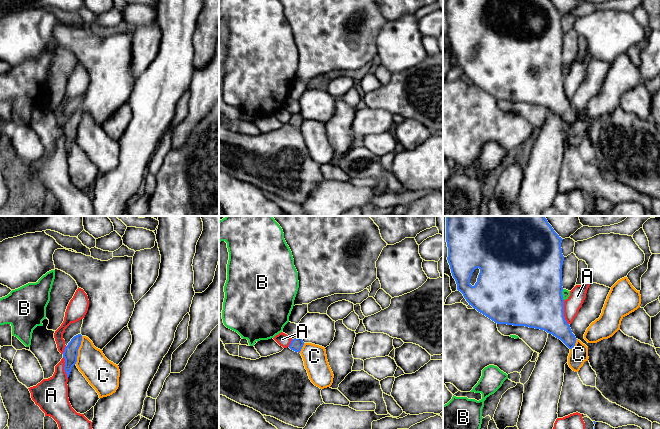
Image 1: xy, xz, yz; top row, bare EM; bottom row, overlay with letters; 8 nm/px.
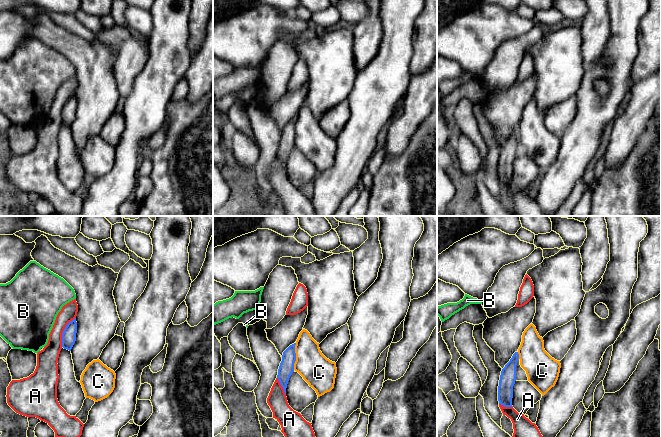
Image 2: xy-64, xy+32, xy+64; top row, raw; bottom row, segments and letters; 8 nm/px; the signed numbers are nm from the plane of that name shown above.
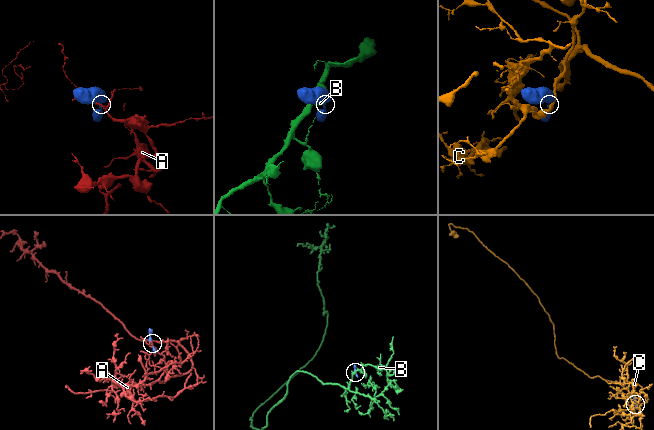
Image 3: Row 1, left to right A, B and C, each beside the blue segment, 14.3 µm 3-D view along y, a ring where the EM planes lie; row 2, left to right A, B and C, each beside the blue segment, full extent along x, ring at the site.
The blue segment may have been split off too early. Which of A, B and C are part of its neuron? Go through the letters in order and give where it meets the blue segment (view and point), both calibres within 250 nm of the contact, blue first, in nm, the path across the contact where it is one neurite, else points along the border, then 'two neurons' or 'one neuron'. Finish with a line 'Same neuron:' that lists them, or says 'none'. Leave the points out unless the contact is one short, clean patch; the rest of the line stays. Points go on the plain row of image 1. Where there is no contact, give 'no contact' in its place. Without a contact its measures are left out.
A: meets blue in yz at (563, 88); 440 nm thick on the blue side, 130 nm on the other; two neurons
B: meets blue in yz at (561, 70); 500 nm thick on the blue side, 60 nm on the other; two neurons
C: meets blue in xy at (77, 126); 120 nm thick on the blue side, 240 nm on the other; border along xy (82, 112), (75, 139); two neurons
Same neuron: none

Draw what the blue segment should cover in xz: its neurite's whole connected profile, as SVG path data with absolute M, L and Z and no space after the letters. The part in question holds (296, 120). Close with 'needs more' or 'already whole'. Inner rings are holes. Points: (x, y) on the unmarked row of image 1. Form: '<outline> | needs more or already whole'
M301 113L292 115L289 124L295 128L300 129L302 123L304 121L304 118Z | already whole

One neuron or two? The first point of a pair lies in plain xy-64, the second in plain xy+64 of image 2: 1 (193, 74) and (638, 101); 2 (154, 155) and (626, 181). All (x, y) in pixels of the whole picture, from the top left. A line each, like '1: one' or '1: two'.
1: one
2: one

